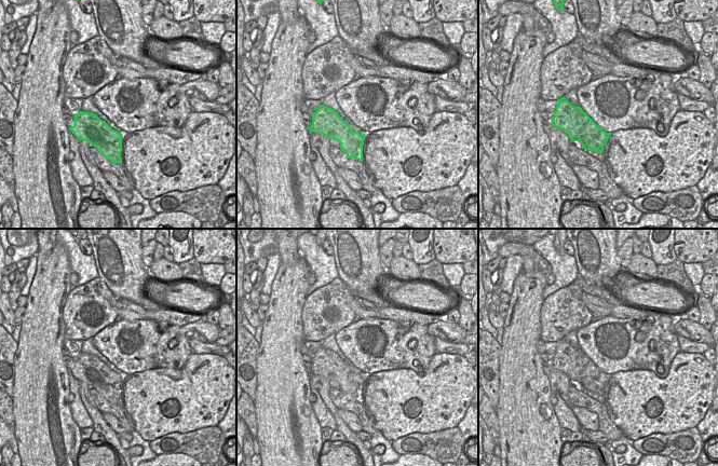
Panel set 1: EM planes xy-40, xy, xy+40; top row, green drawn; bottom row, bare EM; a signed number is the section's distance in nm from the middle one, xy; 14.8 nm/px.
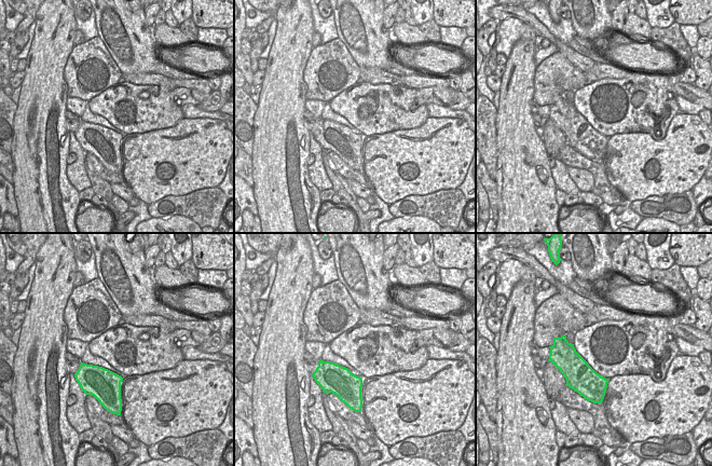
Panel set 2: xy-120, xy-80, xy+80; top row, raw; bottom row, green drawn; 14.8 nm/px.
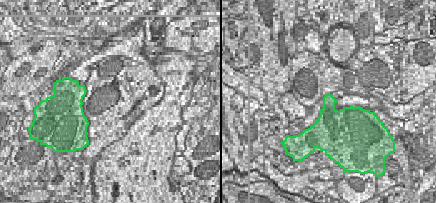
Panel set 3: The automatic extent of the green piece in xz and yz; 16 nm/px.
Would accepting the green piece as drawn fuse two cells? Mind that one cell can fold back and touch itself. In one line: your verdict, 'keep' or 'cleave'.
cleave

